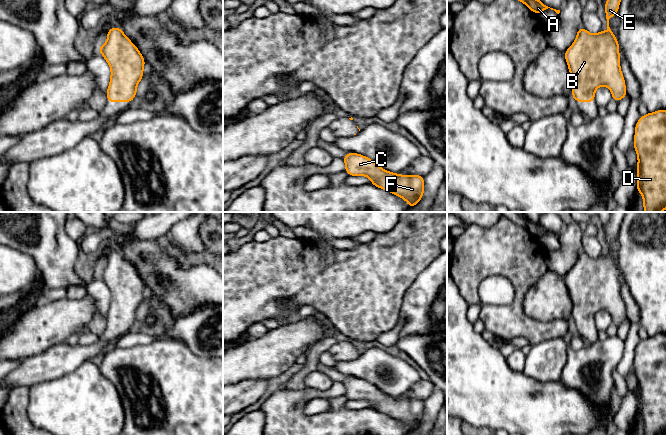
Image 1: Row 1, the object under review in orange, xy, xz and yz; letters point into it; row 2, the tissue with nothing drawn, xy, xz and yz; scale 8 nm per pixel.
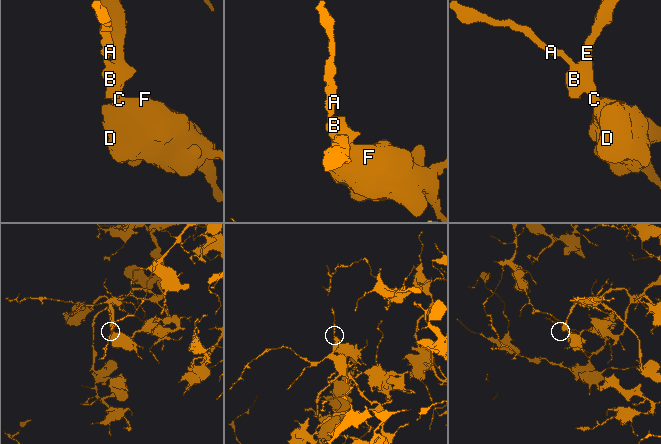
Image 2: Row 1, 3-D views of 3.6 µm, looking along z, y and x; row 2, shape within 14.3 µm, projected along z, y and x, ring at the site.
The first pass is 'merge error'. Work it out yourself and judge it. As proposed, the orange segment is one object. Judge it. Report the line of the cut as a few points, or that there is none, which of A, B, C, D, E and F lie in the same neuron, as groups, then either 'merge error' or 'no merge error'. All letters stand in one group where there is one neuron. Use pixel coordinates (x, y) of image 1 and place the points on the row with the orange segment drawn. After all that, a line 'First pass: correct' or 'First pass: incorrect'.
cut none; groups A B C D E F; no merge error
First pass: incorrect

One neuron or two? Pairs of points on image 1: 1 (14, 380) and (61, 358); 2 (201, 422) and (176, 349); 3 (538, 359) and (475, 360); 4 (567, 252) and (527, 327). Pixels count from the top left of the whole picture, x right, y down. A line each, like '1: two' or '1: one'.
1: one
2: one
3: two
4: two

